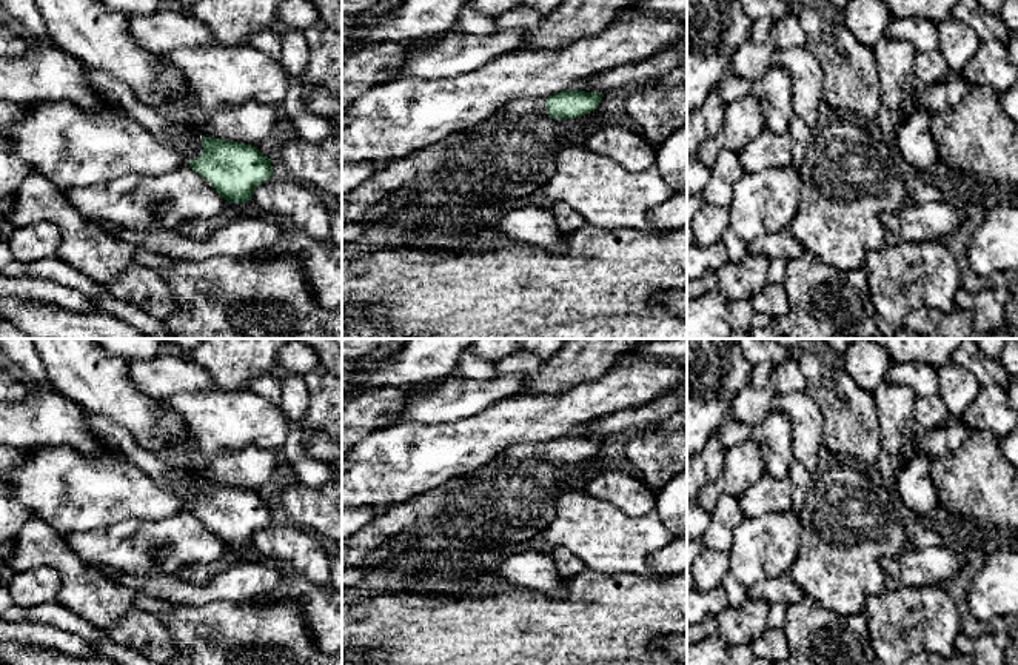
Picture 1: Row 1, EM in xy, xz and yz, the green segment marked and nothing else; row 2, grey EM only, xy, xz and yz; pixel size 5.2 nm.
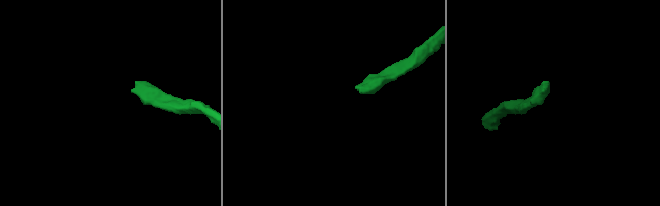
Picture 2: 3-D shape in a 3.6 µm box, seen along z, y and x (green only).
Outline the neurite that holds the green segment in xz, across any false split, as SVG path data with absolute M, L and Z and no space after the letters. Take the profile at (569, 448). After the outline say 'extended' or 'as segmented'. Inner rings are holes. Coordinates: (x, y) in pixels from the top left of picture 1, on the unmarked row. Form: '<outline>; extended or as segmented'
M562 436L551 442L521 443L505 449L496 459L542 460L559 465L582 462L598 454L604 439L585 436Z; extended

